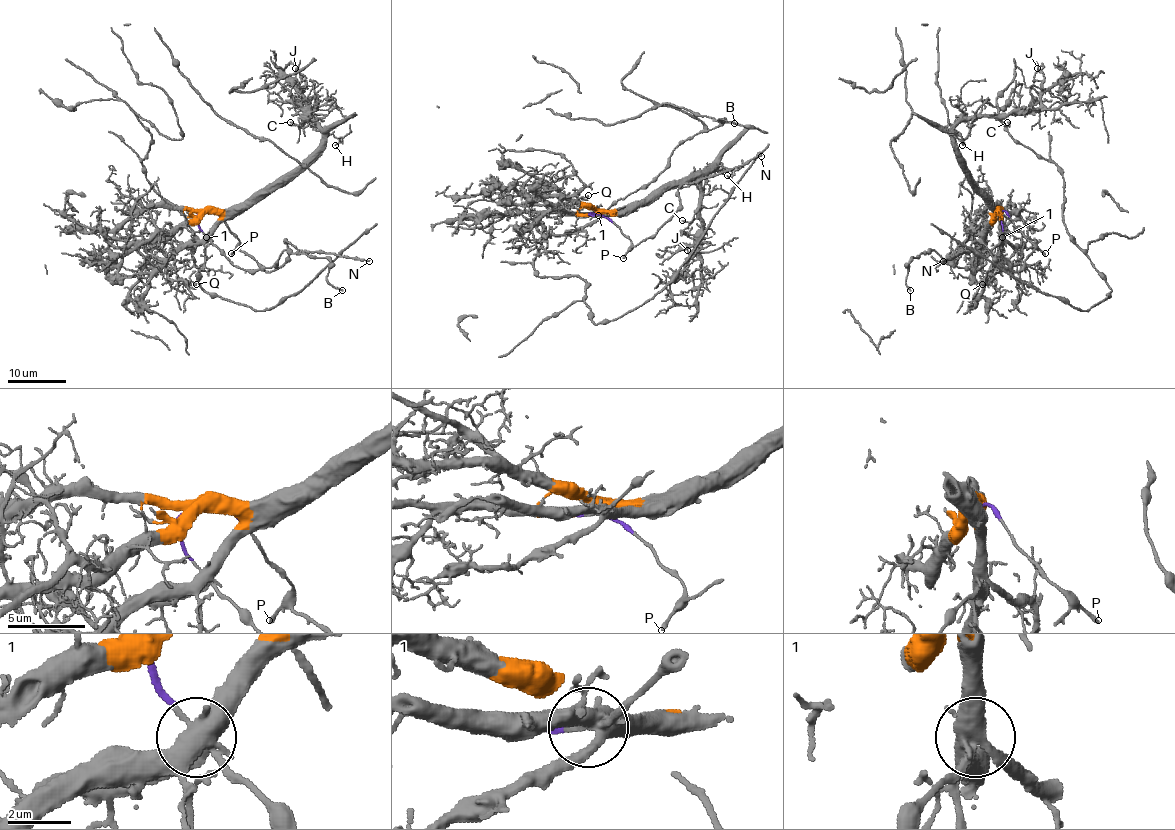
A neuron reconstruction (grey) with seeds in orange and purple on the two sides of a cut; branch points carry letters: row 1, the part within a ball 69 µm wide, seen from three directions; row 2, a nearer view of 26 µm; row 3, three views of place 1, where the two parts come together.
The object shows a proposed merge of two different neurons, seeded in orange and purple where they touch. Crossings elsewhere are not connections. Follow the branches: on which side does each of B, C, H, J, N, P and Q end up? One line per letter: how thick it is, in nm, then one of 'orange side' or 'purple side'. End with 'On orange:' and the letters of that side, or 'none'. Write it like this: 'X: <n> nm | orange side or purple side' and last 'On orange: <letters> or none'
B: 150 nm | purple side
C: 120 nm | orange side
H: 110 nm | orange side
J: 160 nm | orange side
N: 160 nm | purple side
P: 240 nm | purple side
Q: 170 nm | orange side
On orange: C, H, J, Q

